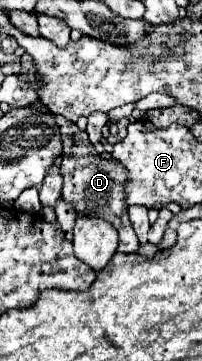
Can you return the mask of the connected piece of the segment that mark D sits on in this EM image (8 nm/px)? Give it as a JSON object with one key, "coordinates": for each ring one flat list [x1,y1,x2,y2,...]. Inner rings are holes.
{"coordinates":[[55,117,63,135,63,155,61,155,61,173,63,173,63,193,61,197,75,205,79,215,99,215,115,225,119,231,119,253,135,253,139,249,137,235,127,217,125,201,125,167,115,159,101,159,85,131,79,131,75,123,65,117]]}

